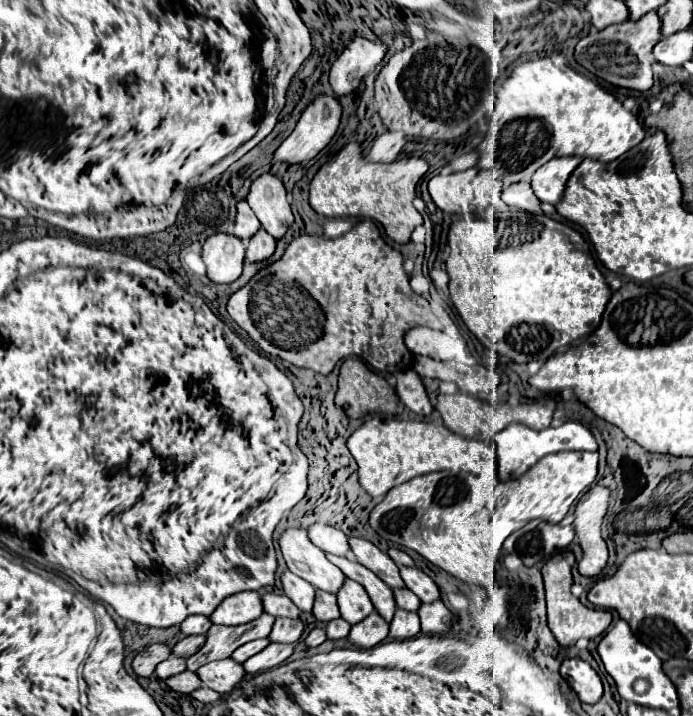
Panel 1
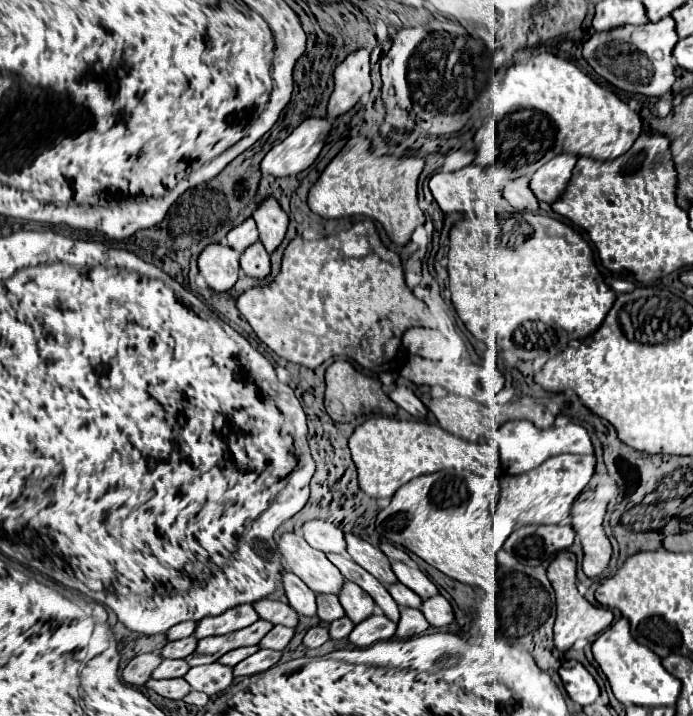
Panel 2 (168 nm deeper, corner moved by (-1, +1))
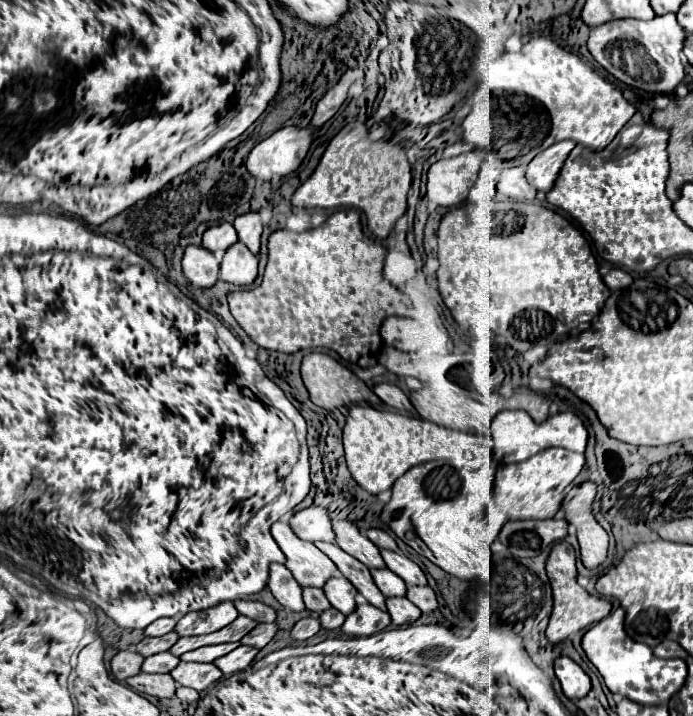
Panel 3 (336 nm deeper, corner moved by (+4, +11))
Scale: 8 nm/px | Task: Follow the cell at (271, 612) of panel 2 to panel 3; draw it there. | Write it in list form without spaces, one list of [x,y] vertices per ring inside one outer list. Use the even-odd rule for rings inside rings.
[[[235,600],[233,604],[239,610],[239,614],[245,614],[245,616],[257,620],[257,622],[275,622],[275,618],[277,618],[277,610],[273,610],[271,606],[267,606],[263,602]]]

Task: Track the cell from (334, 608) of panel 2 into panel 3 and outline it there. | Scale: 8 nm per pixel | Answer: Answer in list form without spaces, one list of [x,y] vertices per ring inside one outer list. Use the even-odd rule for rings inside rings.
[[[305,588],[303,590],[303,602],[305,602],[307,610],[311,610],[311,612],[323,612],[331,606],[323,588]]]

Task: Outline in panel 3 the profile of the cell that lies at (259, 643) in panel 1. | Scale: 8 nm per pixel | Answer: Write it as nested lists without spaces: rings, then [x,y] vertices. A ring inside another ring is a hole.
[[[217,644],[217,646],[203,646],[203,648],[197,648],[197,650],[191,650],[191,652],[185,652],[181,656],[181,660],[187,660],[187,662],[215,662],[217,658],[225,656],[229,650],[235,650],[239,644]]]

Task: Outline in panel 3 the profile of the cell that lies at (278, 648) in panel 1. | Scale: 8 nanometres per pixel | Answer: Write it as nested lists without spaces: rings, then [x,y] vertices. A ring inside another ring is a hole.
[[[239,646],[233,652],[225,654],[223,658],[217,658],[215,664],[217,664],[217,668],[221,668],[221,672],[225,676],[229,676],[229,674],[235,674],[235,672],[245,670],[253,662],[253,658],[257,656],[257,652],[259,650],[253,648],[253,646]]]

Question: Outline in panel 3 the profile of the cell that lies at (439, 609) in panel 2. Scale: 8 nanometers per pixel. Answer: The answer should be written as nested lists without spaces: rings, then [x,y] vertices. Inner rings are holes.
[[[409,586],[407,598],[421,610],[421,612],[435,612],[439,608],[437,594],[429,586]]]

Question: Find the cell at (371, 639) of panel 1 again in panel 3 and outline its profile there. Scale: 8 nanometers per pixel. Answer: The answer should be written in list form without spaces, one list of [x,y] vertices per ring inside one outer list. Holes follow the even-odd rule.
[[[359,602],[357,610],[349,614],[341,626],[347,636],[369,636],[385,630],[391,624],[391,616],[369,602]]]

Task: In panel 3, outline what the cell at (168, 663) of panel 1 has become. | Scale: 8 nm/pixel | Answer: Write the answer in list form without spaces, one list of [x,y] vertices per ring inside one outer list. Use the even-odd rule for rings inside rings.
[[[159,652],[159,654],[153,654],[153,656],[145,658],[143,672],[149,672],[149,674],[171,672],[177,664],[179,664],[179,658],[177,656],[173,656],[171,652]]]

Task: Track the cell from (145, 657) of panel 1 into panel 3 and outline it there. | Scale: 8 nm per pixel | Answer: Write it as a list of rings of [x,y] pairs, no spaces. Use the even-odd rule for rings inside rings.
[[[123,650],[119,654],[113,656],[111,660],[111,672],[117,680],[125,682],[125,678],[135,676],[141,672],[141,664],[143,664],[143,656],[137,656],[135,650]]]

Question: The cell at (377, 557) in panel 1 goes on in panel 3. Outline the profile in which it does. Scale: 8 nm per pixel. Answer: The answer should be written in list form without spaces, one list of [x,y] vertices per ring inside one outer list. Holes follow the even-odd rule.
[[[333,520],[333,530],[337,536],[337,546],[347,554],[353,554],[359,562],[363,562],[369,570],[371,568],[385,568],[385,562],[379,554],[379,548],[363,536],[357,526],[347,520]]]

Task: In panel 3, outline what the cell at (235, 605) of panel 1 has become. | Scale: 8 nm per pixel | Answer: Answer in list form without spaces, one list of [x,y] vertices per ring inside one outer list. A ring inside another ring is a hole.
[[[221,602],[213,608],[207,608],[205,612],[189,612],[179,622],[175,632],[179,636],[199,636],[215,632],[227,624],[231,624],[239,616],[233,602]]]

